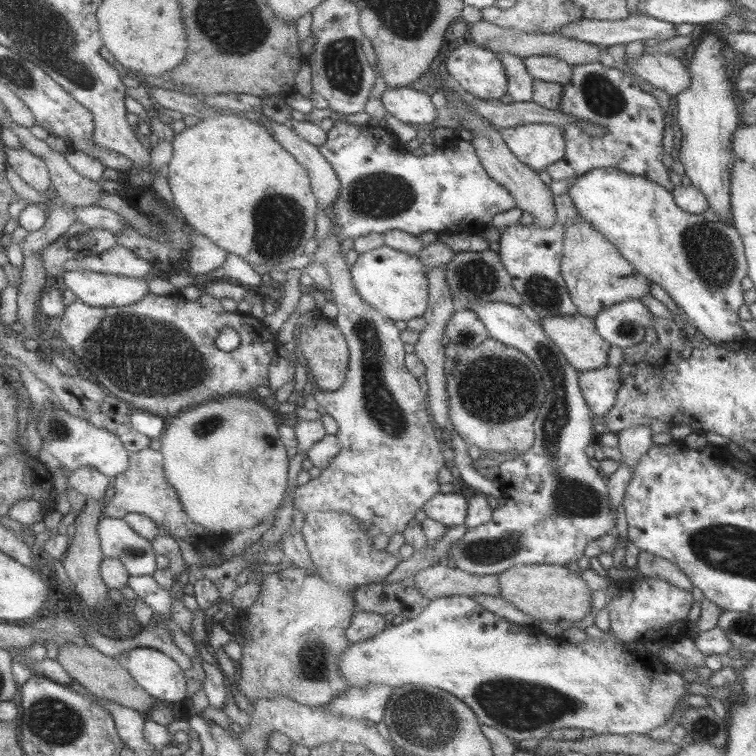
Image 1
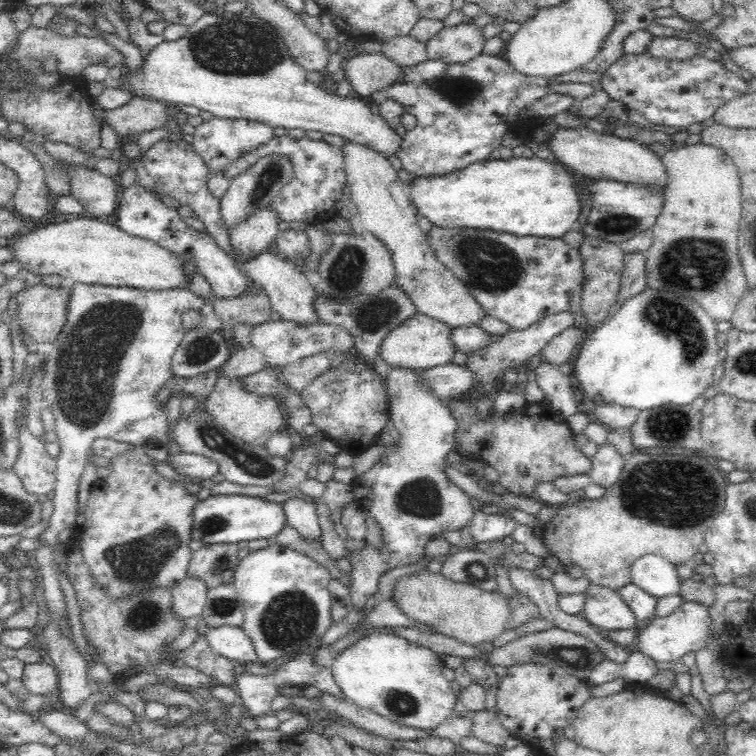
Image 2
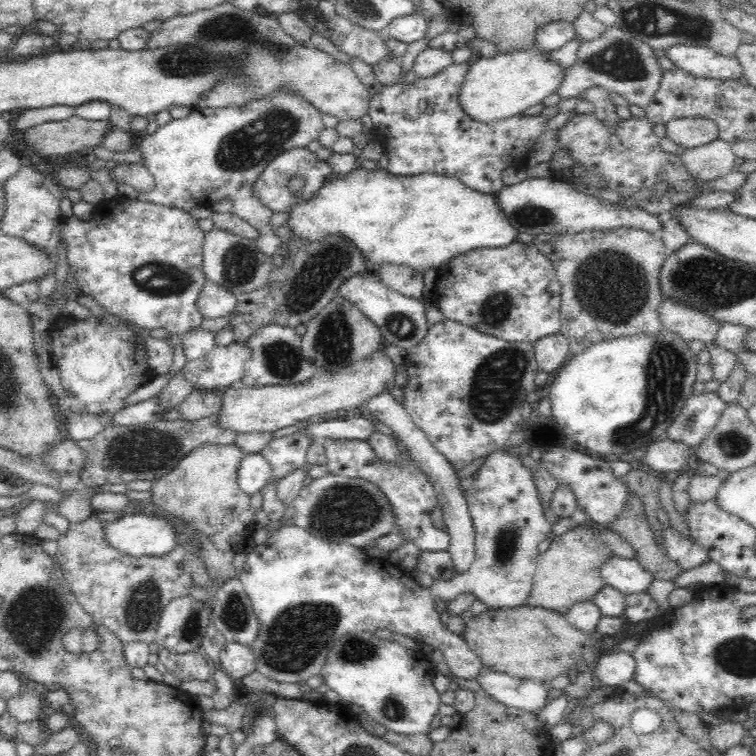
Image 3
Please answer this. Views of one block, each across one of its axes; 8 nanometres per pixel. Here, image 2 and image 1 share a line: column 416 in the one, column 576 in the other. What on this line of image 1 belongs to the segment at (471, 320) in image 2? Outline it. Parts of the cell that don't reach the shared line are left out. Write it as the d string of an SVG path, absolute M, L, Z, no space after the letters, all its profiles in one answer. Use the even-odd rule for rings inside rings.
M579 214L576 223L566 226L561 274L576 307L576 313L595 319L599 316L599 312L609 306L625 300L640 299L642 296L650 294L648 278L640 274L618 252L616 246L603 234L594 230L593 226L585 222Z

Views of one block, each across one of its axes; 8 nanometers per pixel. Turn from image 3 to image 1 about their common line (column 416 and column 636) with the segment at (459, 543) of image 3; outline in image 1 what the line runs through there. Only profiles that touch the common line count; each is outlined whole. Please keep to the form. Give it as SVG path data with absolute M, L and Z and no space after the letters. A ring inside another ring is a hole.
M636 425L636 427L620 431L617 436L619 439L618 450L622 457L620 462L628 469L636 469L638 461L654 445L652 428L648 425Z

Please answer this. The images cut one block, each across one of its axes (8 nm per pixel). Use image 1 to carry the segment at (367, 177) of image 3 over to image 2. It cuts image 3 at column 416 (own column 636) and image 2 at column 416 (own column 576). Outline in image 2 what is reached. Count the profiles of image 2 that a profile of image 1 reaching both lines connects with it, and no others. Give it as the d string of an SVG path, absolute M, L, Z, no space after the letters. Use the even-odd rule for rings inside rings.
M512 156L506 160L487 159L473 162L463 169L442 176L414 177L407 184L406 189L409 202L416 212L426 216L433 226L442 228L466 228L467 226L518 236L560 238L576 228L578 214L580 214L580 190L574 185L572 173L576 174L569 167L560 167L560 165L540 157Z

